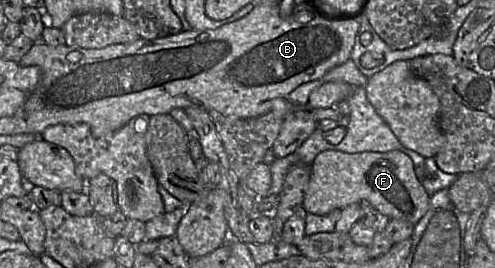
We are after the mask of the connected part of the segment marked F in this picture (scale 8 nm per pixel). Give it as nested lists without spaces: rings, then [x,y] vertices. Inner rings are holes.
[[[325,150],[315,157],[310,167],[310,180],[302,204],[307,213],[322,216],[335,209],[341,210],[350,204],[366,200],[389,219],[405,220],[415,226],[429,209],[430,196],[415,174],[412,159],[399,150],[353,154],[337,150]]]

